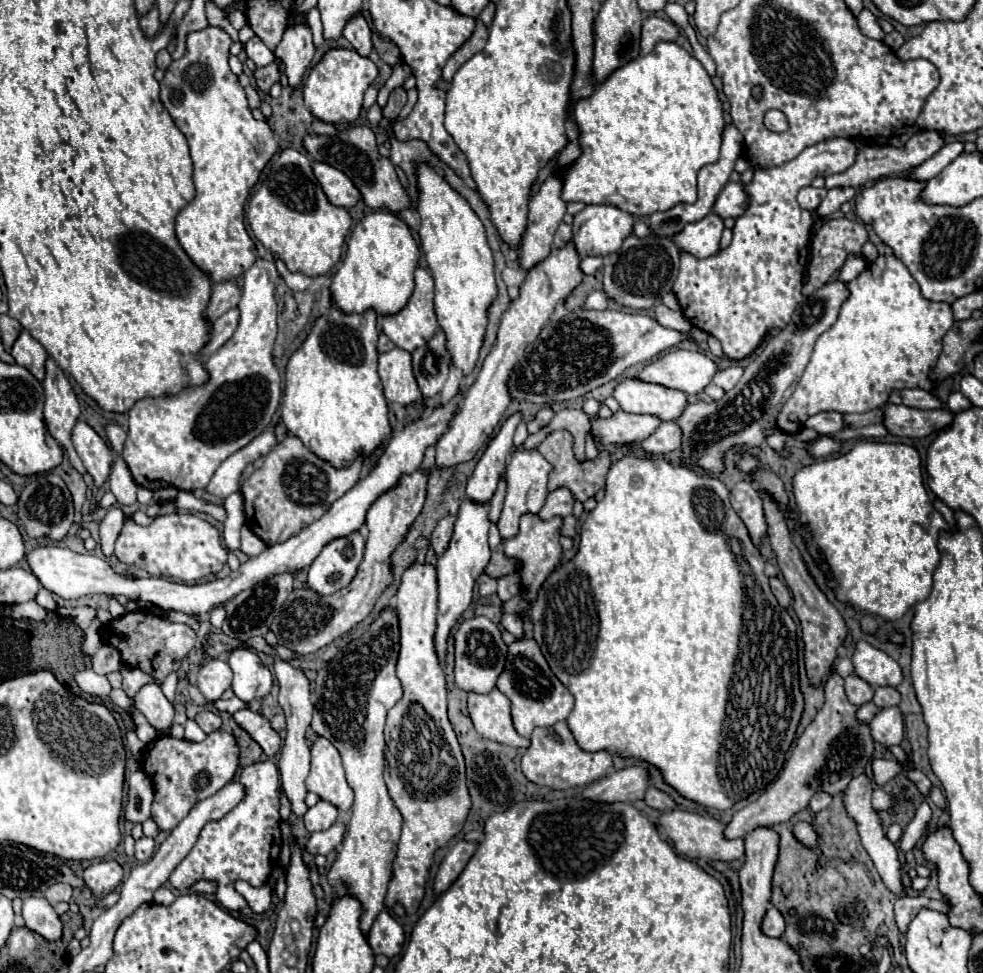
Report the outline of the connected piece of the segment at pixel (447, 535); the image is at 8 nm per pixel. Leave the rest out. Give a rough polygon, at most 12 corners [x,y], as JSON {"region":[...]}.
{"region":[[453,516],[439,520],[431,546],[441,556],[453,534]]}

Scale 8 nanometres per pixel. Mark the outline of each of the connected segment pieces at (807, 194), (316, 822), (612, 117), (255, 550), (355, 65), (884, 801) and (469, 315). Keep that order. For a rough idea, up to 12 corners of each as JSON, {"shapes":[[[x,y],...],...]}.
{"shapes":[[[805,186],[797,202],[813,212],[827,194],[825,188]],[[325,800],[305,816],[309,832],[327,830],[337,820],[337,808]],[[675,42],[577,100],[565,202],[651,216],[719,158],[717,90]],[[249,526],[241,528],[241,550],[259,556],[267,544]],[[329,50],[303,86],[321,122],[351,124],[379,74],[355,50]],[[881,788],[873,792],[873,808],[893,806],[893,798]],[[417,168],[421,246],[453,366],[473,372],[497,298],[485,228]]]}

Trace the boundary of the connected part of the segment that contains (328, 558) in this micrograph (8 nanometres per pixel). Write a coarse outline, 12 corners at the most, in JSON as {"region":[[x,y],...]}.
{"region":[[359,532],[329,542],[311,562],[307,586],[319,596],[357,574]]}

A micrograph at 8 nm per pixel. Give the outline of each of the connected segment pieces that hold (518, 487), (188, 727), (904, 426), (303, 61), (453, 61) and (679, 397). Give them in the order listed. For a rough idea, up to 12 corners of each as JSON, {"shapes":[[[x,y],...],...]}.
{"shapes":[[[517,450],[505,468],[501,538],[539,512],[553,466],[539,450]],[[195,720],[185,724],[185,740],[203,742],[207,734],[197,726]],[[885,404],[893,436],[923,438],[947,428],[949,410]],[[287,28],[275,56],[297,88],[313,60],[311,28]],[[477,20],[471,38],[447,60],[443,78],[485,48],[487,26]],[[641,380],[613,392],[621,410],[677,420],[687,394]]]}

